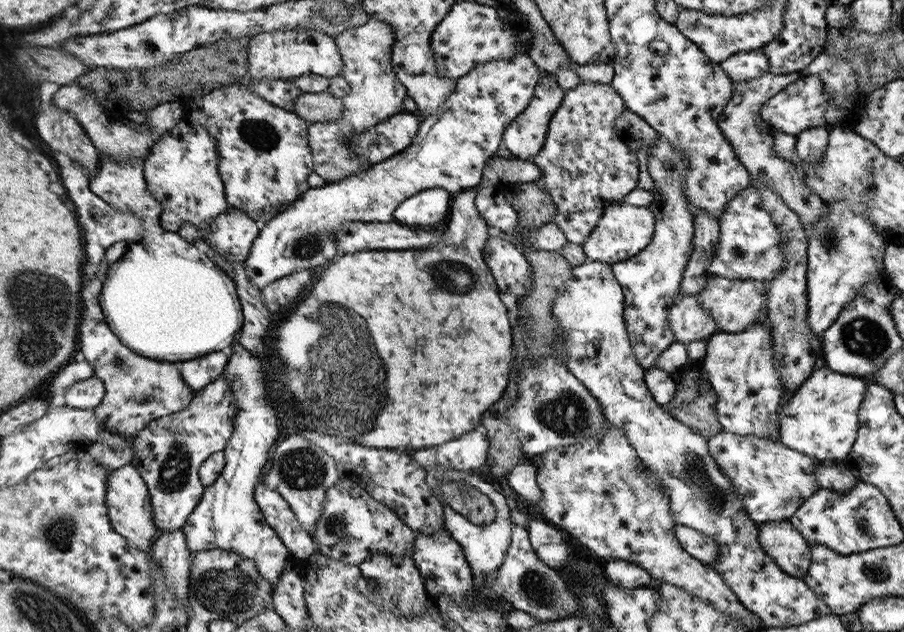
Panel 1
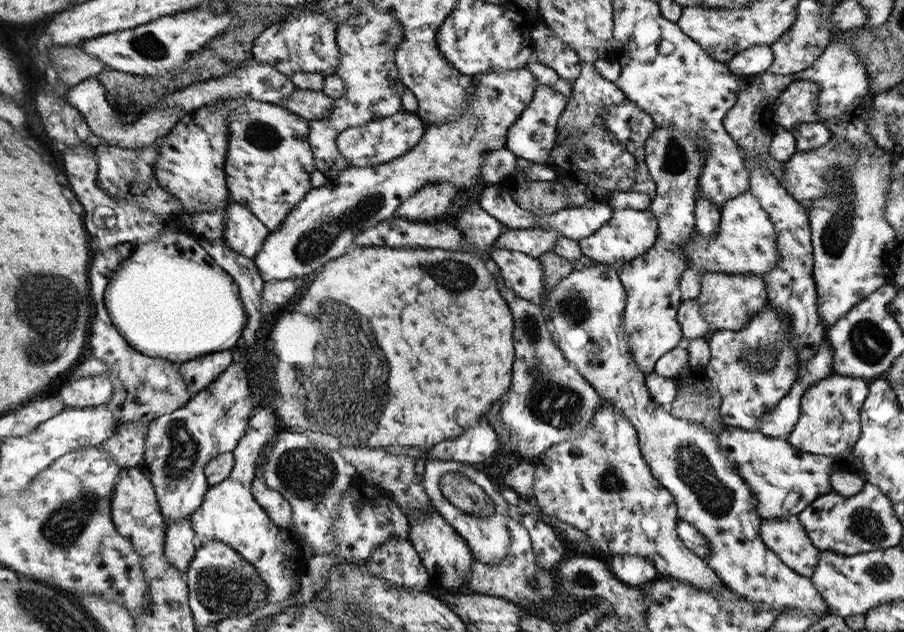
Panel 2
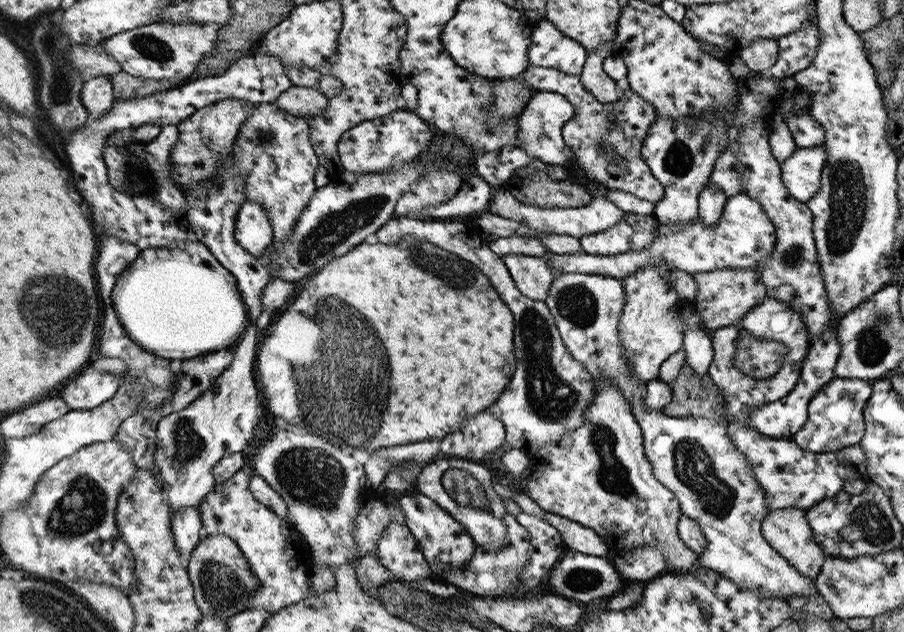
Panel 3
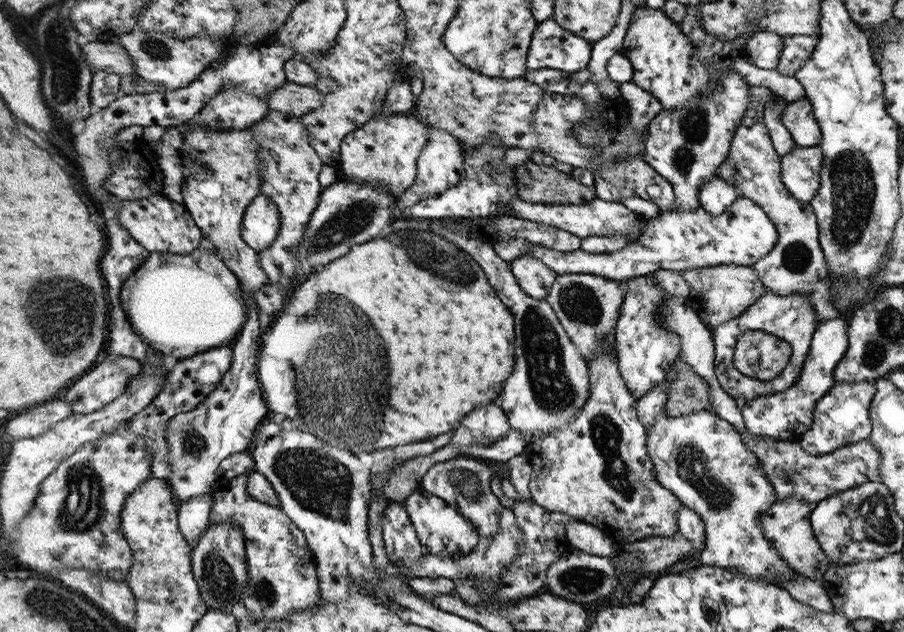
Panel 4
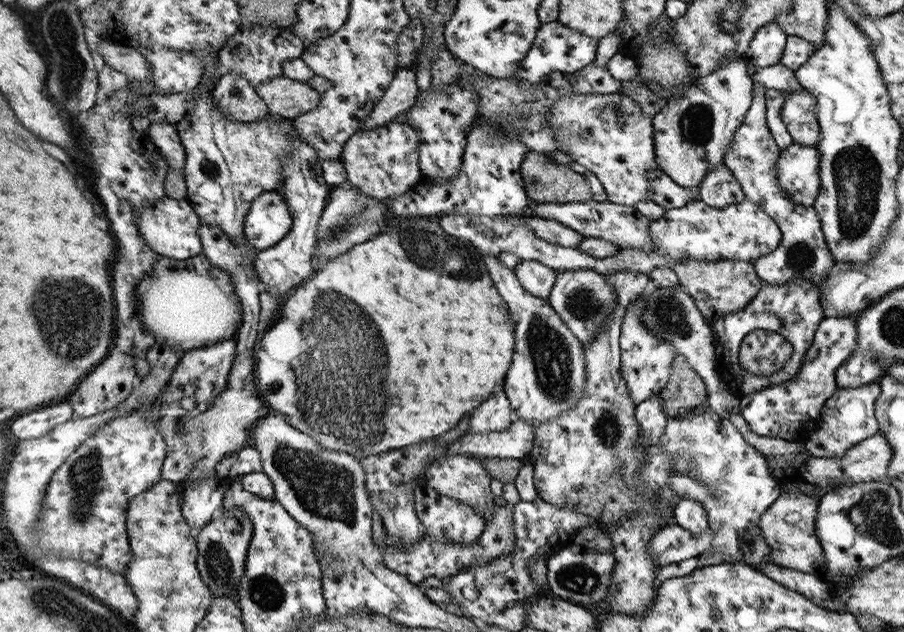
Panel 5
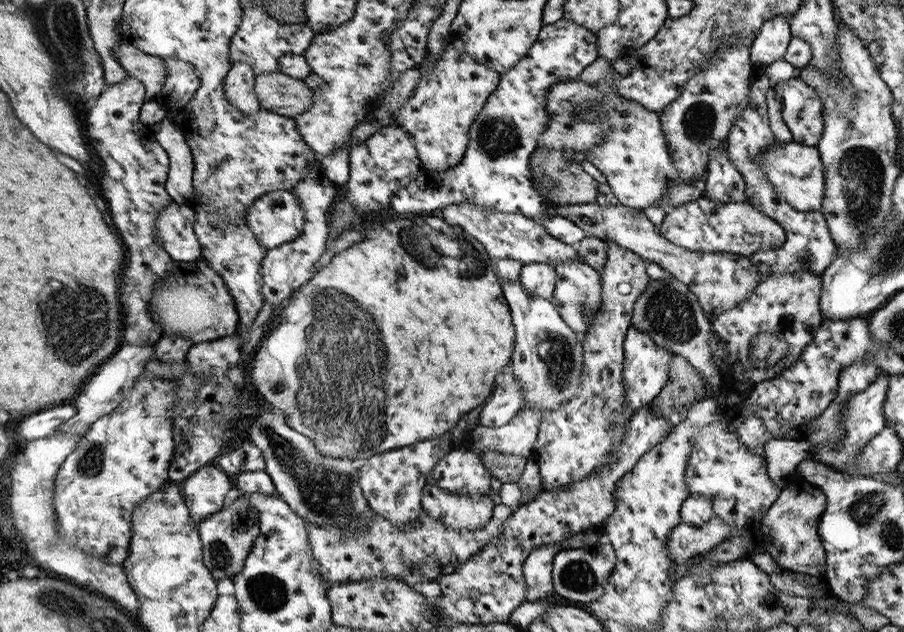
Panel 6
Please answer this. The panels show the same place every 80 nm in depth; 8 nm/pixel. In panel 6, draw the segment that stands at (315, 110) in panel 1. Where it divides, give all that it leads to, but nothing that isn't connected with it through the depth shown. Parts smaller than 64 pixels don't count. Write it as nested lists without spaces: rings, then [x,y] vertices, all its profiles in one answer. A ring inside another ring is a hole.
[[[280,70],[255,77],[255,88],[262,109],[295,117],[308,111],[314,91],[303,80],[292,78]]]

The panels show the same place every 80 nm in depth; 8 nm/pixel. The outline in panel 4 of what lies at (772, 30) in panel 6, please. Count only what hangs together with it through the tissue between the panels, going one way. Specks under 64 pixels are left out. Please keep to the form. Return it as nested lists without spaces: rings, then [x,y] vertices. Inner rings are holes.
[[[756,32],[742,50],[744,58],[758,68],[774,69],[781,60],[784,40],[776,32]]]

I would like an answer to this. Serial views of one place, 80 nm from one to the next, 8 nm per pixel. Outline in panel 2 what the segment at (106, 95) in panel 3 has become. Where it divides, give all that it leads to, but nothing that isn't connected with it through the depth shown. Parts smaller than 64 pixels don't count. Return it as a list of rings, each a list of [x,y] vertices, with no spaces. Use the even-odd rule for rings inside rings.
[[[90,78],[73,85],[68,89],[65,100],[70,106],[73,106],[86,121],[90,130],[108,146],[117,146],[118,148],[128,148],[138,150],[144,146],[154,144],[161,136],[168,134],[173,126],[184,116],[184,111],[178,107],[164,107],[154,112],[148,112],[142,116],[141,123],[121,124],[115,115],[115,110],[107,100],[104,87],[96,78]]]

